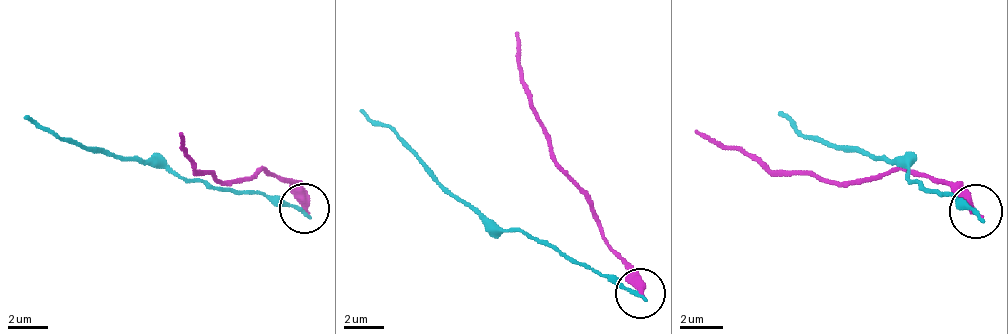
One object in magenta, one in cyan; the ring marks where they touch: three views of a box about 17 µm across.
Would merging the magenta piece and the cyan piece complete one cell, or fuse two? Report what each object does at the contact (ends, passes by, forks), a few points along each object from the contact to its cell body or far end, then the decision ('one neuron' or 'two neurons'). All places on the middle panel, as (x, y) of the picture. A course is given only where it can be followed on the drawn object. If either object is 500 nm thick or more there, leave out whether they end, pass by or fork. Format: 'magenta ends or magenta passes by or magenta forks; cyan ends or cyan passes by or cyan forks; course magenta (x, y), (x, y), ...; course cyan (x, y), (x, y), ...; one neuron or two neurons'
magenta ends; cyan ends; course magenta (639, 294), (639, 279), (609, 244), (594, 199), (554, 159), (534, 109), (514, 34); course cyan (639, 294), (554, 249), (478, 219), (398, 139), (358, 109); one neuron

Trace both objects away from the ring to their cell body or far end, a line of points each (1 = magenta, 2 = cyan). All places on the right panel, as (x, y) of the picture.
1: (977, 210), (923, 172), (831, 183), (778, 172), (697, 129)
2: (977, 210), (928, 193), (896, 161), (810, 140), (778, 113)

